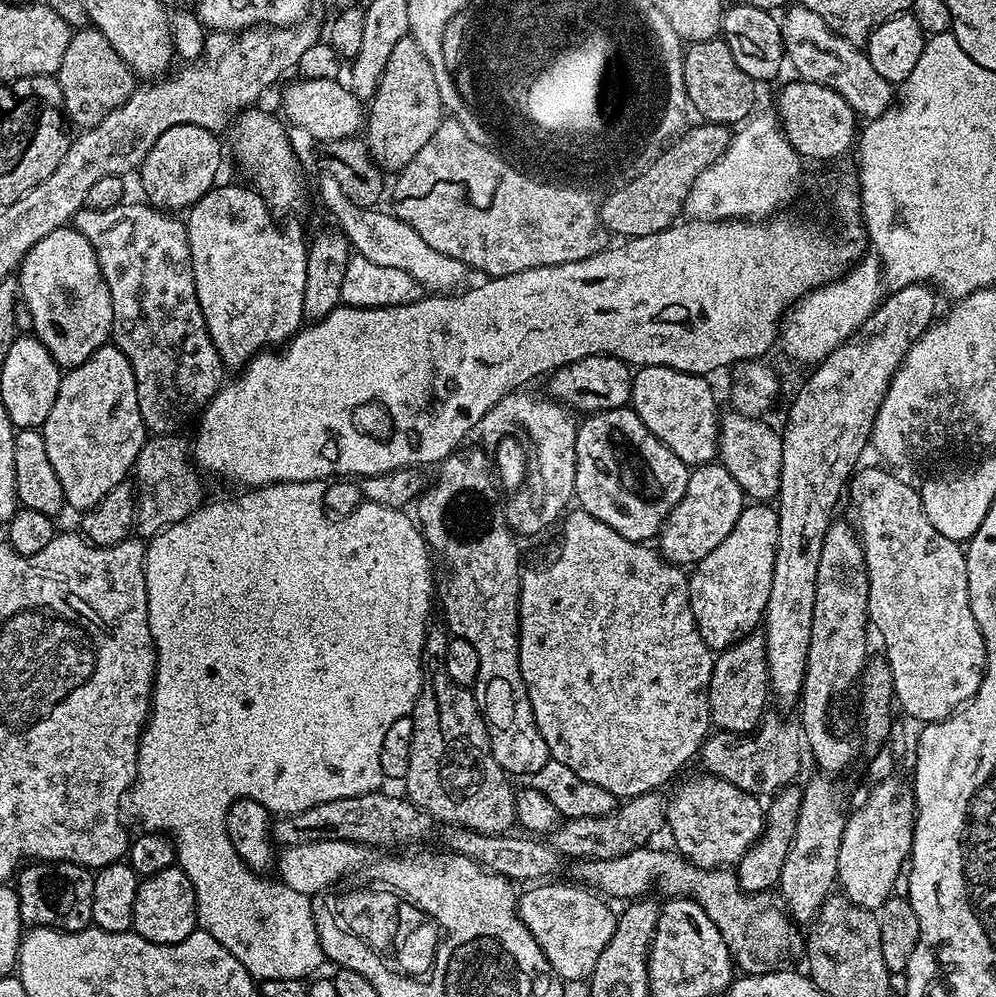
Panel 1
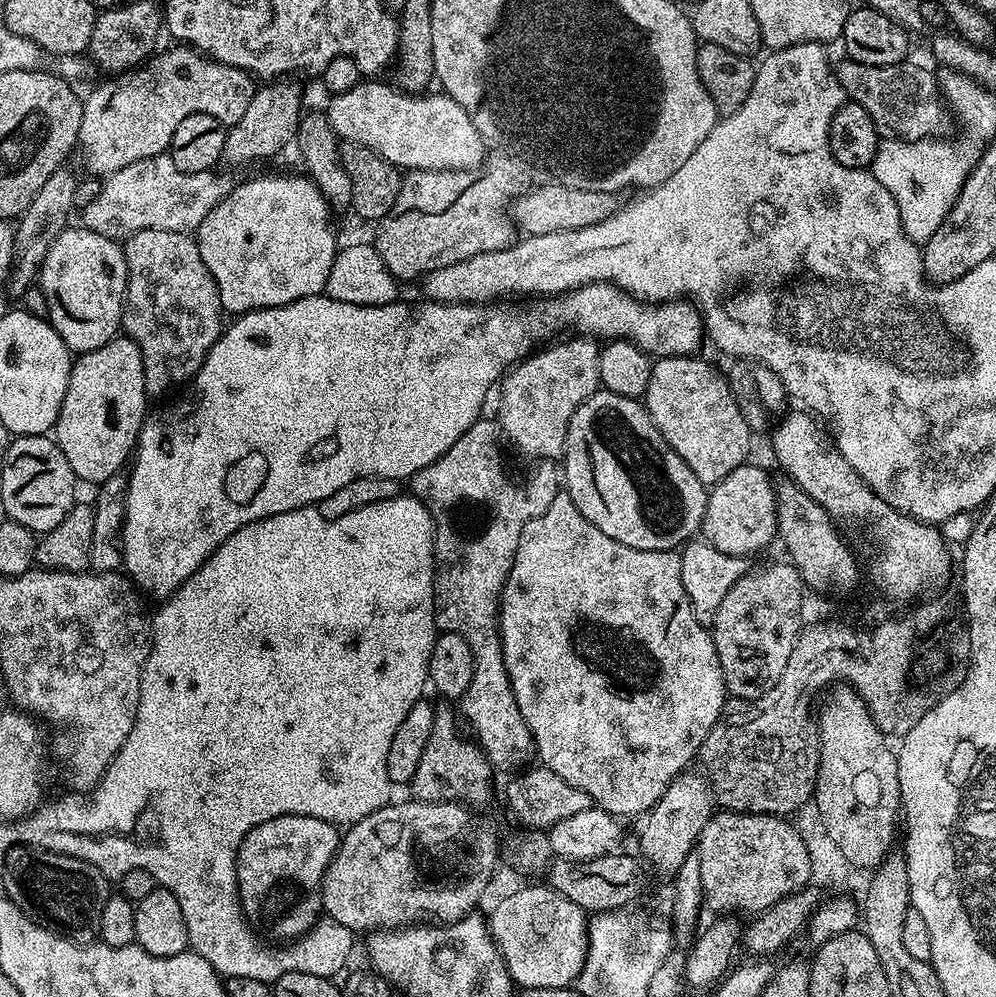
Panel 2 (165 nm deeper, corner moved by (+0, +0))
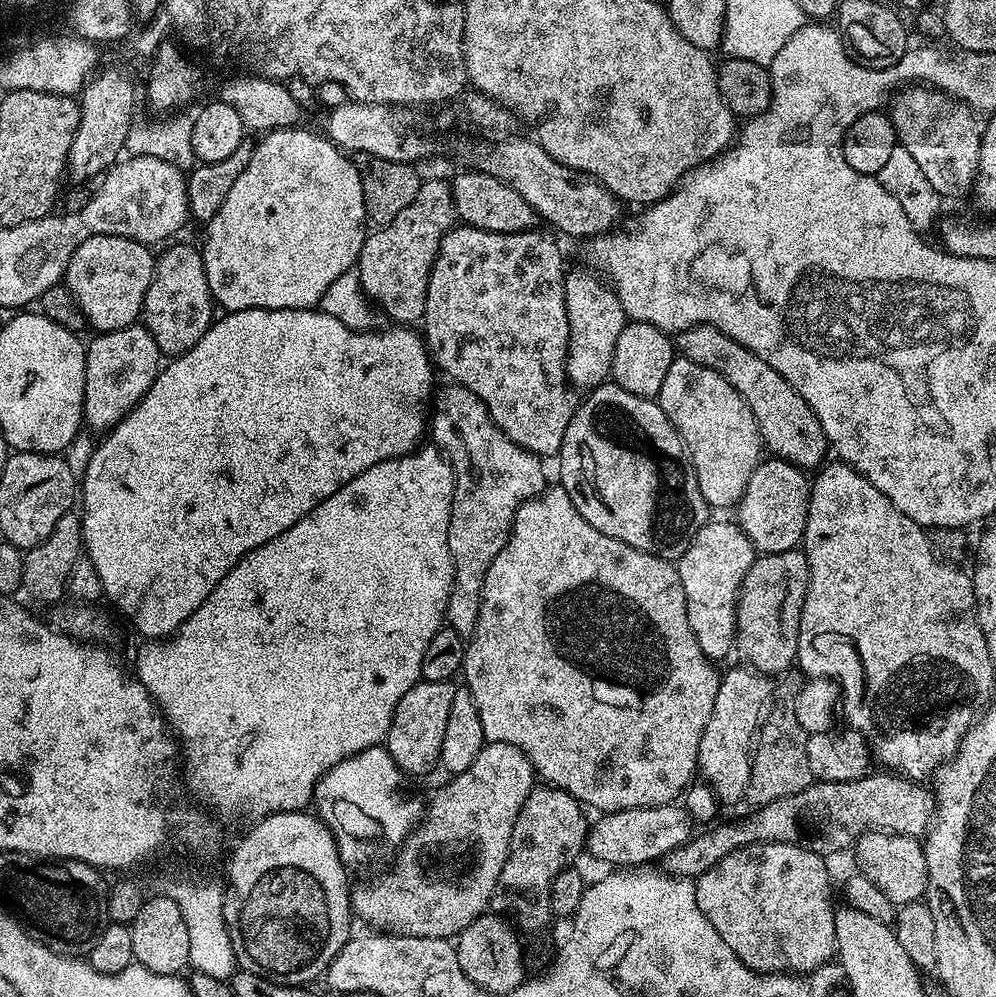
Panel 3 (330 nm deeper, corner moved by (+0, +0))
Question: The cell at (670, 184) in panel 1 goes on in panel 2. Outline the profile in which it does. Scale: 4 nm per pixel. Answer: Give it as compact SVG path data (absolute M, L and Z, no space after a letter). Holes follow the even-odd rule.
M542 186L519 196L511 201L510 215L513 224L524 236L550 234L558 230L582 230L582 226L606 222L606 218L619 212L622 207L621 197L615 192L574 190L574 186Z

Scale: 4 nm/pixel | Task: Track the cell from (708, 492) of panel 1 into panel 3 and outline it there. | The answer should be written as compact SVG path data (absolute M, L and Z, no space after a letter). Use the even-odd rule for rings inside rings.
M761 459L750 476L734 516L757 553L791 552L804 539L808 521L810 480L805 469L785 460Z

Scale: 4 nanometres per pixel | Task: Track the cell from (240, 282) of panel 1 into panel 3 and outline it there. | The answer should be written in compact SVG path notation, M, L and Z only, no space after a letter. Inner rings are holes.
M297 126L294 128L279 128L277 132L266 132L259 137L260 141L255 141L252 149L252 157L246 166L246 170L242 170L242 174L238 174L238 178L234 181L234 186L230 186L230 194L226 194L226 202L222 202L222 207L219 208L218 214L214 214L212 220L207 221L204 232L204 244L202 243L202 255L204 257L204 269L206 270L206 282L212 291L212 299L217 305L220 304L224 310L228 312L237 312L238 310L246 310L247 308L310 308L315 309L320 303L322 294L326 294L326 286L330 286L330 282L334 282L334 278L338 278L338 274L343 272L353 271L354 265L360 258L360 251L364 245L364 237L366 235L366 213L364 211L364 199L362 198L362 178L358 178L358 170L355 163L345 153L341 152L327 136L321 134L319 131L307 132L304 126Z

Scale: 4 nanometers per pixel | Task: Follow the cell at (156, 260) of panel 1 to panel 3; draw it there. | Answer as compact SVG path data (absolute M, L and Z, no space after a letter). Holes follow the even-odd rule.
M169 243L165 247L169 248L156 256L156 269L152 275L150 290L146 290L142 313L144 327L148 329L154 342L158 342L161 353L168 358L175 358L198 346L198 338L202 338L214 322L214 301L206 282L201 249L176 243Z

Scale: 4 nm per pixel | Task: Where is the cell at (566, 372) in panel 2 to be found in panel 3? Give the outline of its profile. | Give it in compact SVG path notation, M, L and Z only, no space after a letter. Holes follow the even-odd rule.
M581 268L573 272L571 269L564 278L566 318L570 326L568 361L564 368L568 371L569 385L591 390L609 379L614 362L614 346L618 342L618 334L622 334L626 317L622 302L607 279L601 278L595 271Z

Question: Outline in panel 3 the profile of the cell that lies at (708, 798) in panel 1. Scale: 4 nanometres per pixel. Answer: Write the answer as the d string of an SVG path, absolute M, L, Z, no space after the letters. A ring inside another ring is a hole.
M751 844L722 858L695 881L698 910L751 972L807 974L836 956L834 903L825 857L798 844Z

